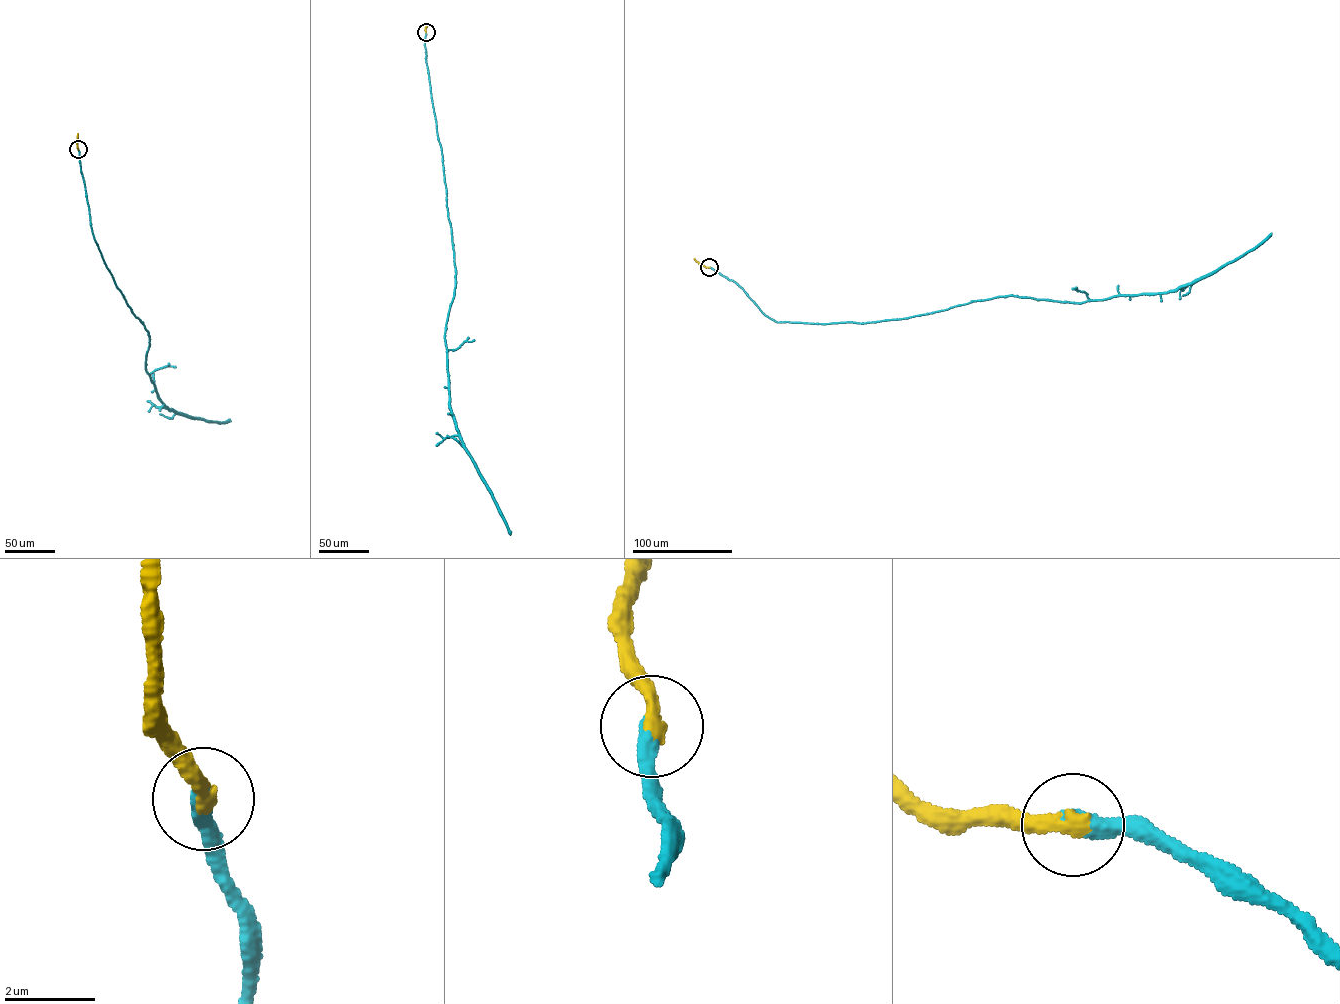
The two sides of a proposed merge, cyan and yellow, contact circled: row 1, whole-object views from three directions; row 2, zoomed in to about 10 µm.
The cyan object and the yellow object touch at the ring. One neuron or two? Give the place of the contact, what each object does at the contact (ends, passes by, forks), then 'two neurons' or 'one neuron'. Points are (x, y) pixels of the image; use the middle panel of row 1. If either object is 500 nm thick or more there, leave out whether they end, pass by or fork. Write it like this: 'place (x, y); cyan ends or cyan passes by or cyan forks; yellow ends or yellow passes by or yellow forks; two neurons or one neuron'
place (426, 32); cyan ends; yellow ends; one neuron

